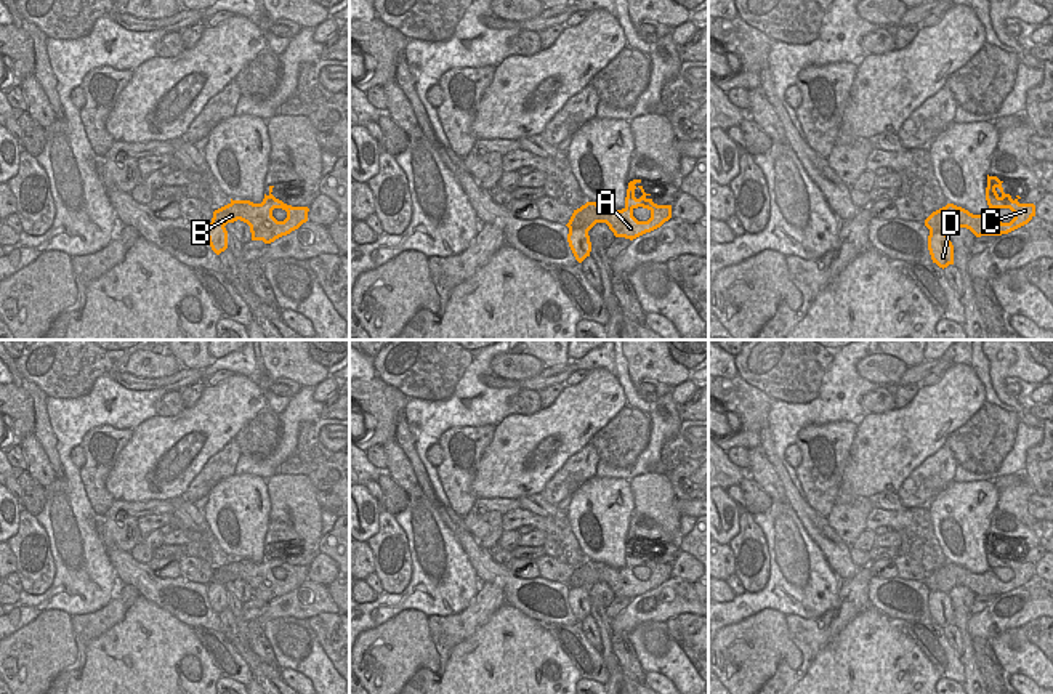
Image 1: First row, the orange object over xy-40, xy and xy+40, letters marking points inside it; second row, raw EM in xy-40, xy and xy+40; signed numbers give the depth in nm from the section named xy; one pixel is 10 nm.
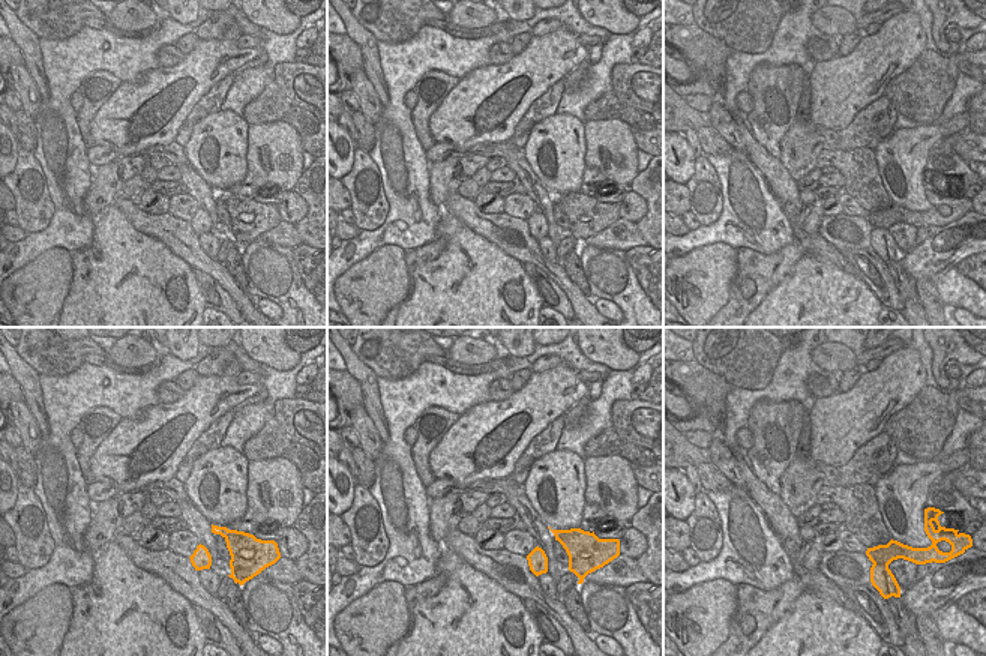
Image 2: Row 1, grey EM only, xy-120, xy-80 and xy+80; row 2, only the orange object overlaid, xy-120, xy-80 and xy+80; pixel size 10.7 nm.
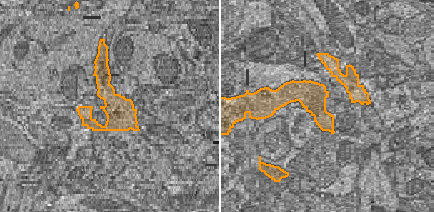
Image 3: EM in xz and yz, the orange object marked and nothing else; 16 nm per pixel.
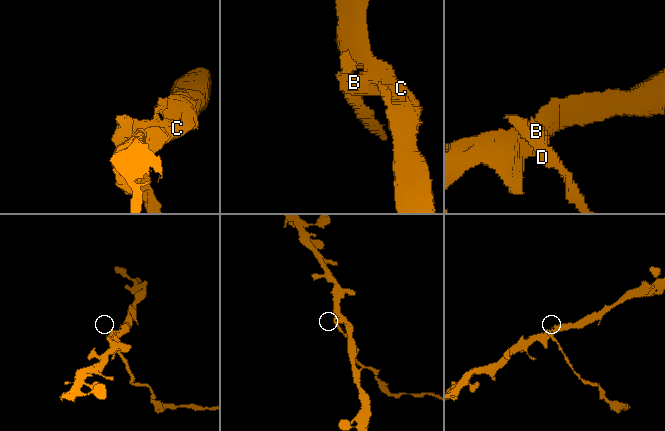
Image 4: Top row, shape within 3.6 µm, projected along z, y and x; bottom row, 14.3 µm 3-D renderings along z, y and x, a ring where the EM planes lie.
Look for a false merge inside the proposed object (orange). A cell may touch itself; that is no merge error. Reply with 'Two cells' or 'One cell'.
Two cells.

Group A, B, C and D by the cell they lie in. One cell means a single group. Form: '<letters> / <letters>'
A B C / D

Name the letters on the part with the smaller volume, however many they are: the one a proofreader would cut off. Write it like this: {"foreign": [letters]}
{"foreign": ["D"]}

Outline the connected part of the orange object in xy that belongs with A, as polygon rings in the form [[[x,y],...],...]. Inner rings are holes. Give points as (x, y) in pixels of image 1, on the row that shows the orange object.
[[[641,180],[628,183],[625,207],[622,210],[611,208],[604,204],[587,202],[580,208],[574,210],[569,223],[569,229],[590,231],[596,223],[606,223],[615,237],[636,239],[646,232],[660,228],[672,218],[672,205],[657,205],[646,194]],[[643,207],[651,212],[648,221],[638,221],[633,216],[633,210]]]

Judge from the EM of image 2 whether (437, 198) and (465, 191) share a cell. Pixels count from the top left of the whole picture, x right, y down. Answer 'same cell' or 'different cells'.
different cells

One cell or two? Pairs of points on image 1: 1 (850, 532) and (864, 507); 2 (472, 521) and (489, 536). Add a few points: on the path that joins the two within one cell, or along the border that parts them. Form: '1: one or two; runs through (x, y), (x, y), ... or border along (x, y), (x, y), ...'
1: one; runs through (850, 526), (850, 521), (858, 513)
2: one; runs through (476, 523), (484, 531)

